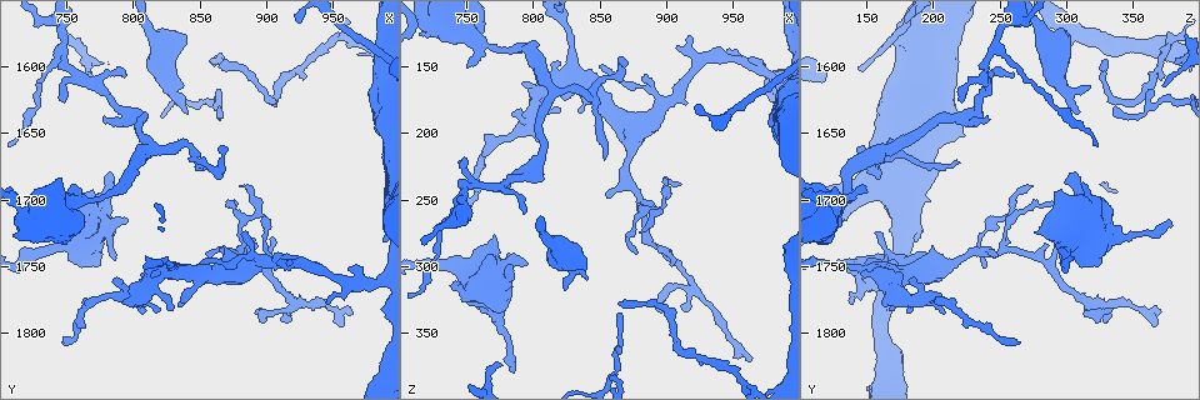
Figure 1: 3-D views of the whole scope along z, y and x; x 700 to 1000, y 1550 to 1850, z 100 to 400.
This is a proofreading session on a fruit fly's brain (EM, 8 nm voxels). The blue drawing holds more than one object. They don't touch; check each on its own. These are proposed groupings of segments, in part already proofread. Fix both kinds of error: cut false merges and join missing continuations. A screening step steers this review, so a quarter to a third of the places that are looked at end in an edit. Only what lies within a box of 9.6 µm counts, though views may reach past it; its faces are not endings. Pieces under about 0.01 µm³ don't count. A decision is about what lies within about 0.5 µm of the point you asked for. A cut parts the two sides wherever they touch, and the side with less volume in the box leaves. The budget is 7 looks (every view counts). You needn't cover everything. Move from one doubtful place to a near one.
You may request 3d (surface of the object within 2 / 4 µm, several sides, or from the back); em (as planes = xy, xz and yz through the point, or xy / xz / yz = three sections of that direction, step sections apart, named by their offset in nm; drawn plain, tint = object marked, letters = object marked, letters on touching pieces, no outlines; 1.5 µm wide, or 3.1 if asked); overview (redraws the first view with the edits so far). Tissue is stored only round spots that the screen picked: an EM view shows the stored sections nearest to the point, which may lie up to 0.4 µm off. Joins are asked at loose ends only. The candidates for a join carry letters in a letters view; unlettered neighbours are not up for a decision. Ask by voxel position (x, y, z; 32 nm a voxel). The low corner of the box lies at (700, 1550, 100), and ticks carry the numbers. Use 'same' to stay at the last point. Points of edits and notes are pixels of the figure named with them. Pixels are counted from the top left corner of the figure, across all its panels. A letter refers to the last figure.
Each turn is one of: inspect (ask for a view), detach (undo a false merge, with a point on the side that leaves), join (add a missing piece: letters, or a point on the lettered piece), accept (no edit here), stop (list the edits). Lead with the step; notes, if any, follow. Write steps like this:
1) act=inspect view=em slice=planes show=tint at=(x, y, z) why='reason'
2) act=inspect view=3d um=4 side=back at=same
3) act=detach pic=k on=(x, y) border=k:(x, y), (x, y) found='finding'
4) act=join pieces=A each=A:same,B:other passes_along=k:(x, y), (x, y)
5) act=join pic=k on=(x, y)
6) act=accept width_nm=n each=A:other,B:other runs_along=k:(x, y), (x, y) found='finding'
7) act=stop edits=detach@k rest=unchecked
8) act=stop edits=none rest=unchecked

act=inspect view=3d um=4 at=(740, 1686, 314) why='free end'

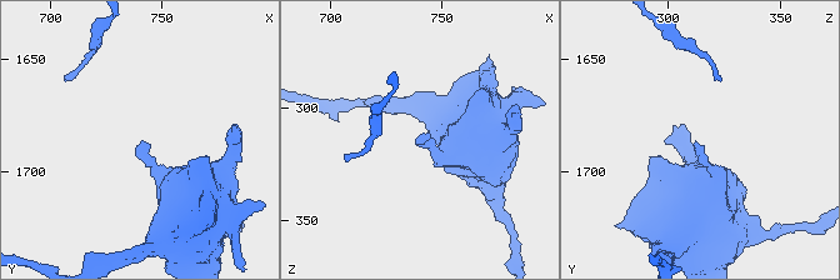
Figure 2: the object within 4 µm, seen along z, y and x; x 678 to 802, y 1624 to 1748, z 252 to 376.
act=inspect view=em slice=xz step=4 show=letters at=(739, 1687, 313)

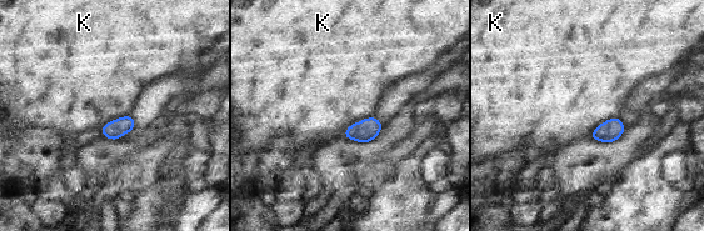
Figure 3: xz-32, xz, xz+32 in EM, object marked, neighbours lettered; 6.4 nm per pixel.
act=accept each=K:other border=3:(373, 116), (353, 122), (343, 136) found='no lettered piece goes on from it'

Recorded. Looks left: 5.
act=inspect view=em slice=planes show=letters at=(796, 1636, 232) why='branch point'

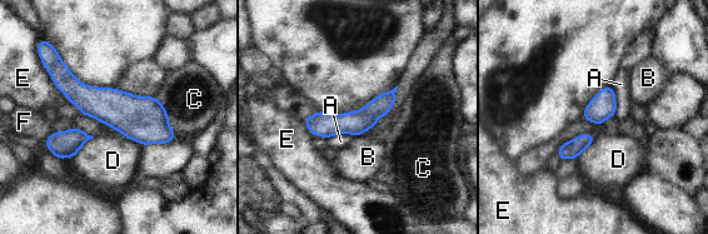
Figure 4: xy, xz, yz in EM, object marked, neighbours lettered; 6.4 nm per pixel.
act=accept each=A:other,B:other,C:other,D:other,E:other,F:other border=4:(611, 85), (614, 93), (614, 115) found='all the same neuron'

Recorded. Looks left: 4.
act=inspect view=em slice=planes show=tint at=(882, 1736, 254) why='thin neck'

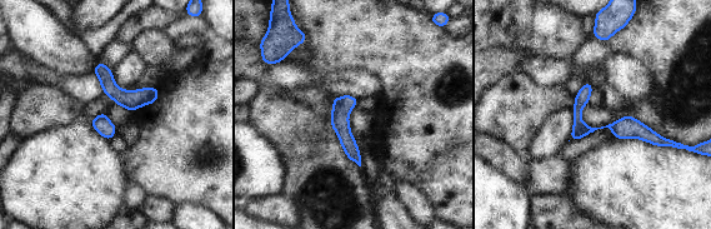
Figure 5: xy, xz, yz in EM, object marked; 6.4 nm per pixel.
act=inspect view=em slice=planes show=letters at=same why='what lies round it'

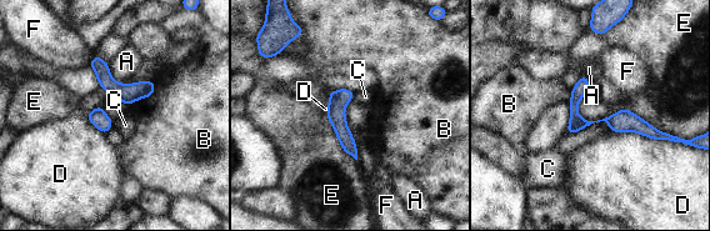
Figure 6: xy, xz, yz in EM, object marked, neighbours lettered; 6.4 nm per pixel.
act=accept width_nm=100 each=A:other,B:other,C:other,D:other,E:other,F:other found='continuous, no second neuron'

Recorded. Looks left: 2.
act=stop edits=none rest=unchecked

